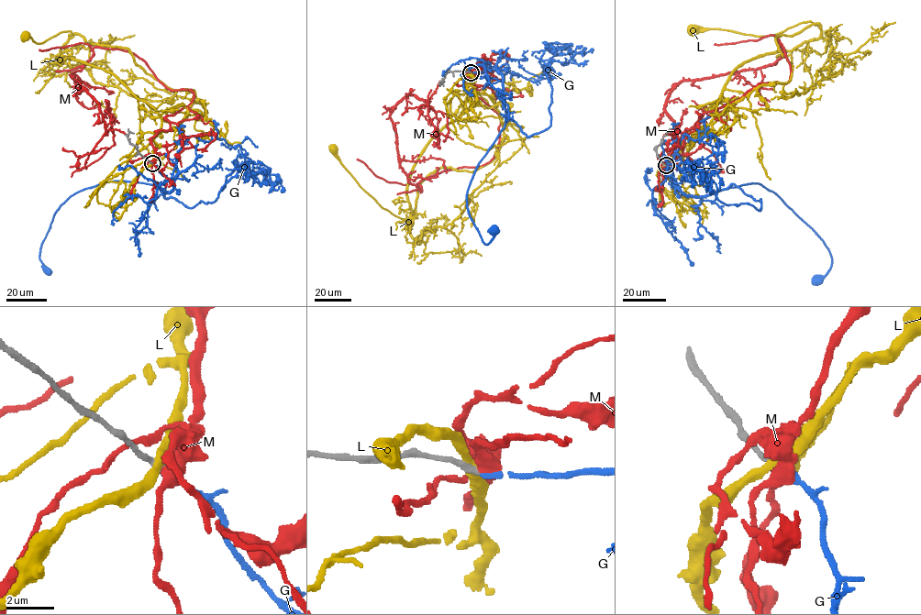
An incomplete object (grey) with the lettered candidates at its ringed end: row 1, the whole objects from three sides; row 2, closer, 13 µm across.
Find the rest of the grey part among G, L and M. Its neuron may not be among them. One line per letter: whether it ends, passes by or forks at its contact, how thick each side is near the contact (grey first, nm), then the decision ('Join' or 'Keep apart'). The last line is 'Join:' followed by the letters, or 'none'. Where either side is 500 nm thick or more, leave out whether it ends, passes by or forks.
G: It ends there. Thickness 280 nm (grey) against 280 nm. Join
L: It passes by. Thickness 320 nm (grey) against 400 nm. Keep apart
M: Thickness 280 nm (grey) against 500 nm. Keep apart
Join: G

